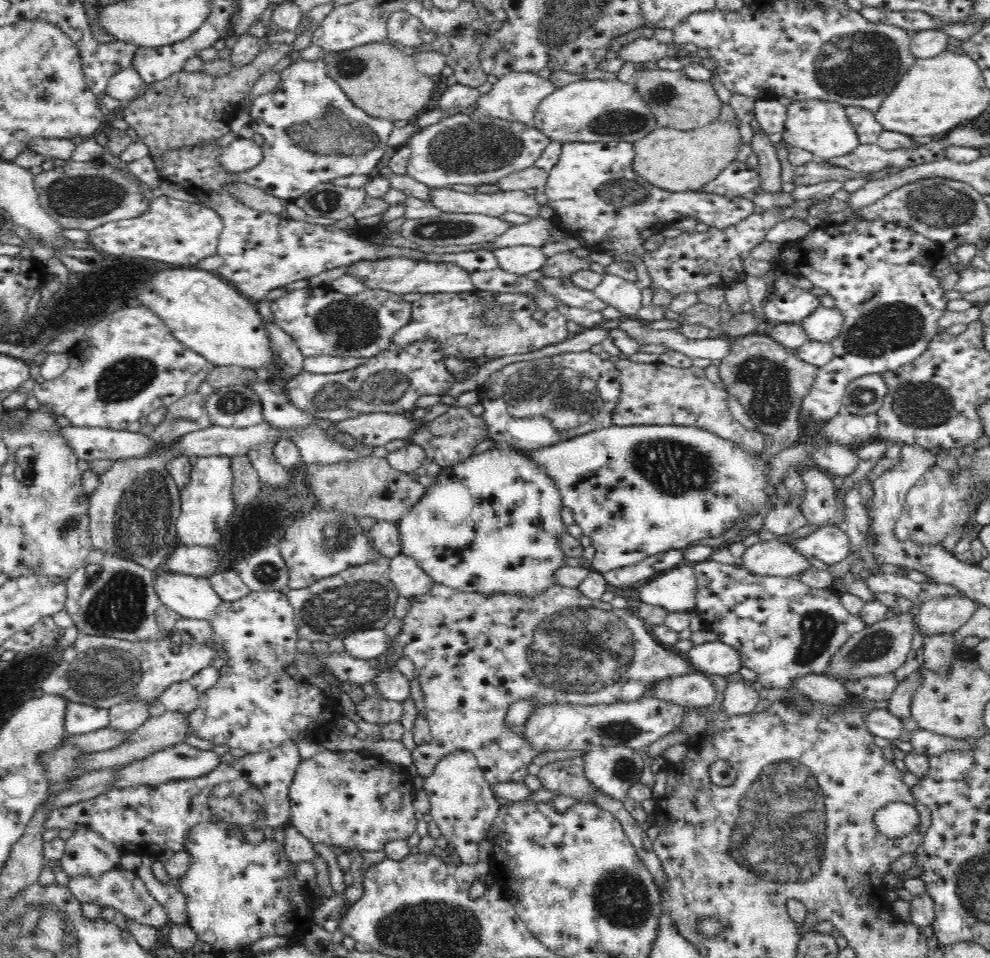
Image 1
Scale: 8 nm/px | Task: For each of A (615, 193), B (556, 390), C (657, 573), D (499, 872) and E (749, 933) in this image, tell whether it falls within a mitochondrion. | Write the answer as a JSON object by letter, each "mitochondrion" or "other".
{"A":"mitochondrion","B":"mitochondrion","C":"other","D":"other","E":"other"}

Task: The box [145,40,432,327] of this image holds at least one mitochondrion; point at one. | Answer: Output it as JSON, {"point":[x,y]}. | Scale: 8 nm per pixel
{"point":[358,139]}

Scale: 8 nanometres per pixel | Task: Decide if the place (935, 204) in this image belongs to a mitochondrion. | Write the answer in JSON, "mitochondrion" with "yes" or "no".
{"mitochondrion":"yes"}

